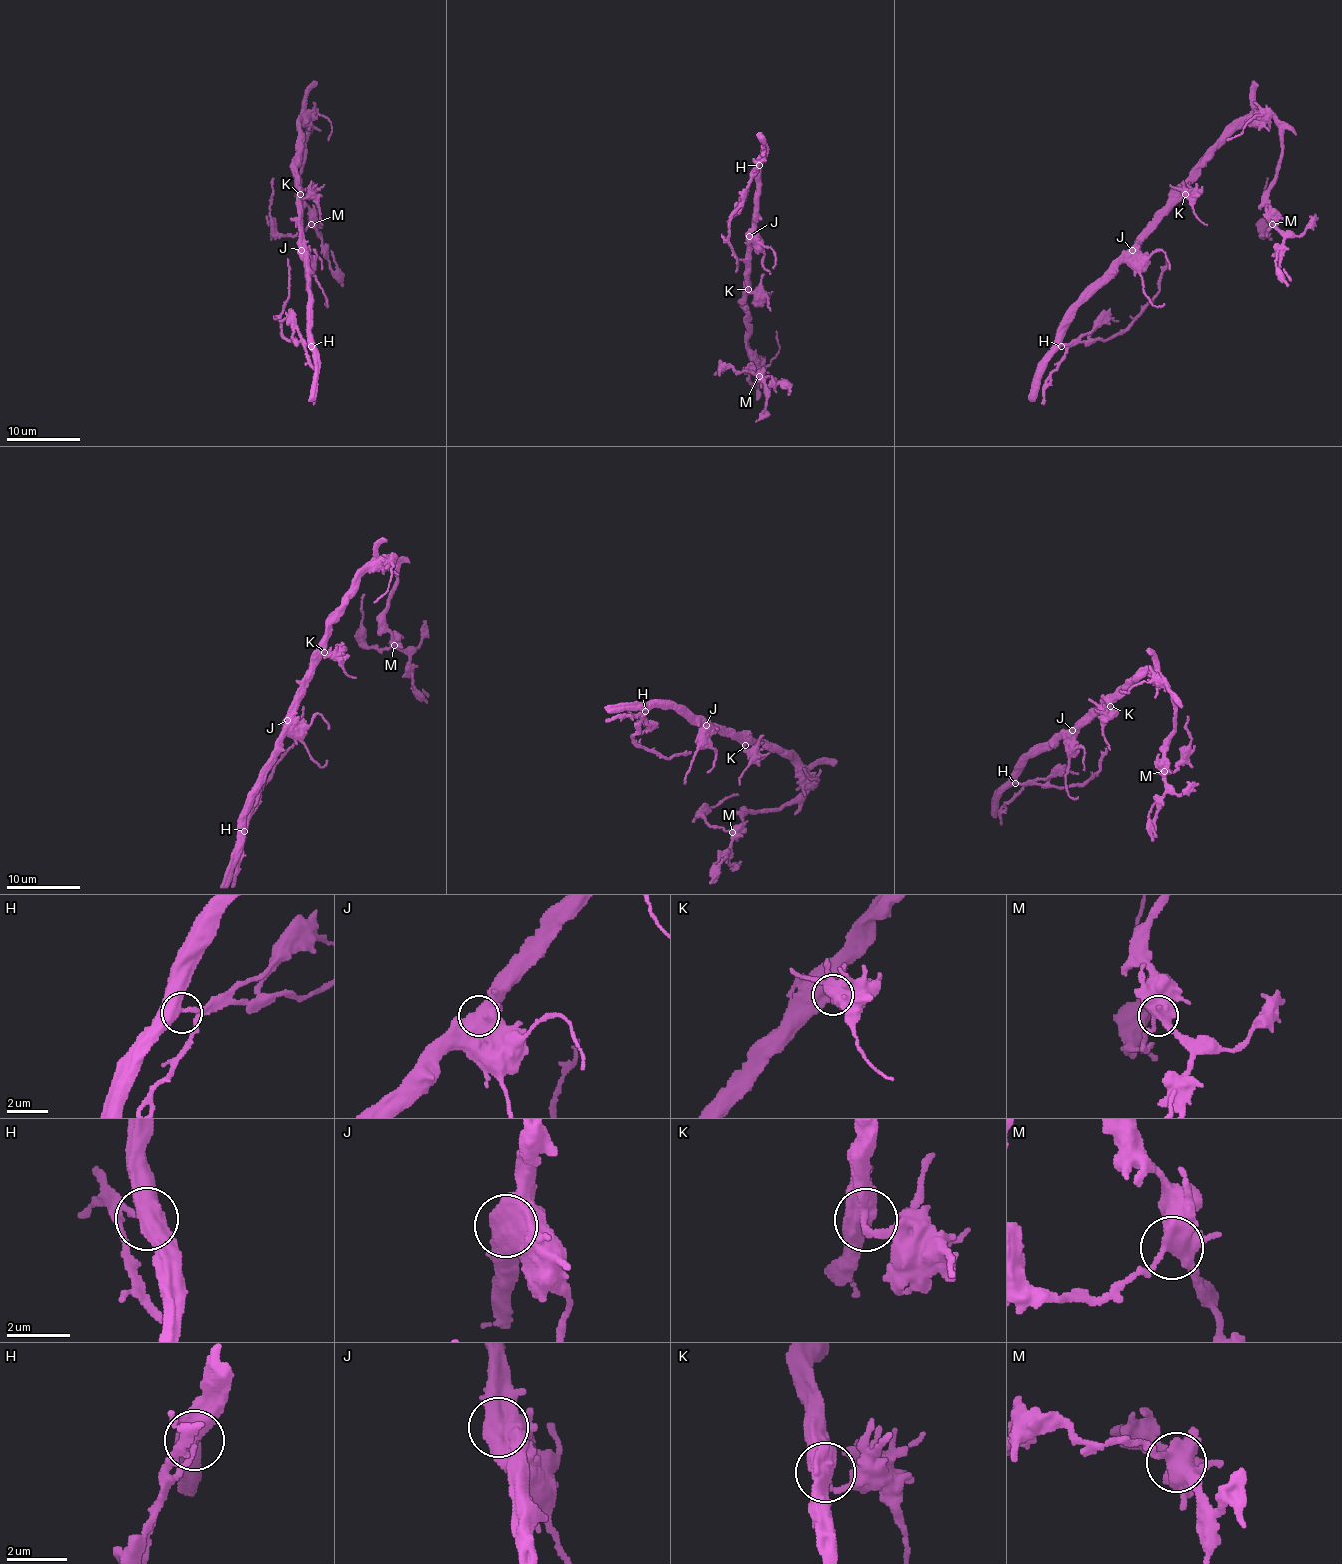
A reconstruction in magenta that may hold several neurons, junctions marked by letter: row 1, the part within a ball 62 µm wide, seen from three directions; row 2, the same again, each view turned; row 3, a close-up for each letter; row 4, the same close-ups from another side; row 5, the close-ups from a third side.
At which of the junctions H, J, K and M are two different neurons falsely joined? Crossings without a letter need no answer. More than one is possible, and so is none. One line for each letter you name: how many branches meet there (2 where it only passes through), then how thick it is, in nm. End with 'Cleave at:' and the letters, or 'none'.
Cleave at: none

